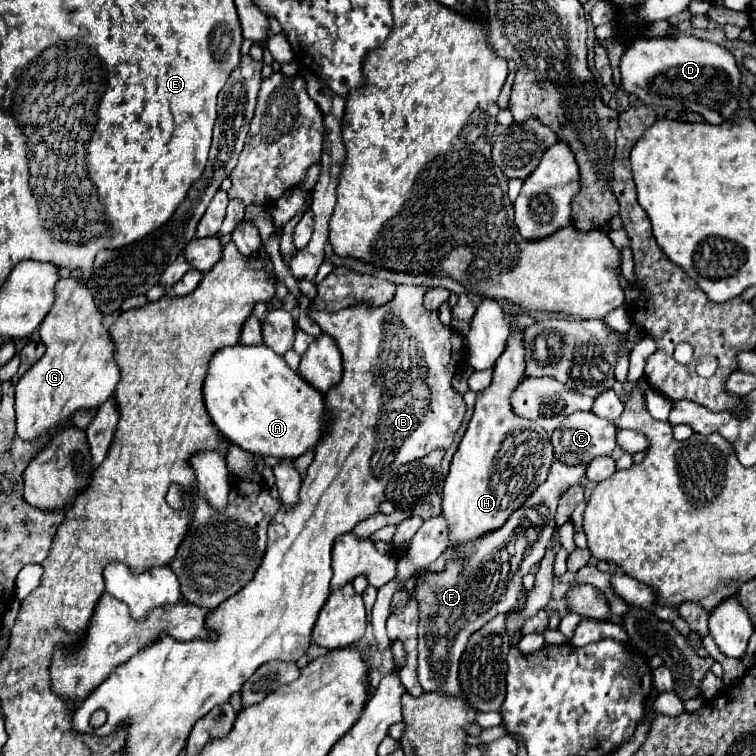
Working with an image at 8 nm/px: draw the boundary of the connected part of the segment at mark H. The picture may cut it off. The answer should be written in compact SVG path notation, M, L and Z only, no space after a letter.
M514 330L504 354L494 366L492 384L476 398L476 408L468 430L450 462L450 472L442 488L442 516L450 530L450 548L488 532L498 530L508 516L540 486L554 460L552 442L546 430L532 420L518 418L510 406L510 394L524 380L522 332Z

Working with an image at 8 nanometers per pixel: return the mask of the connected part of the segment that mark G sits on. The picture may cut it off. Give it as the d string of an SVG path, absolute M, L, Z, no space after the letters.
M66 278L58 282L54 292L54 306L40 326L40 338L46 346L46 352L42 360L36 362L16 384L16 434L22 440L34 440L42 434L48 434L52 428L60 428L78 408L98 408L112 396L120 380L120 368L114 362L114 342L110 342L108 330L102 326L104 316L94 306L94 296L90 290L74 278Z

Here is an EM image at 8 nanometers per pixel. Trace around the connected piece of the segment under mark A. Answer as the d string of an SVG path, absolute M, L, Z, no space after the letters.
M264 344L258 346L230 346L218 350L212 356L206 378L204 378L204 402L210 414L210 420L218 430L242 450L254 456L274 456L274 458L298 458L306 450L312 450L324 434L324 396L314 390L308 382L304 382L298 372L290 370L288 364L280 354L266 348Z

